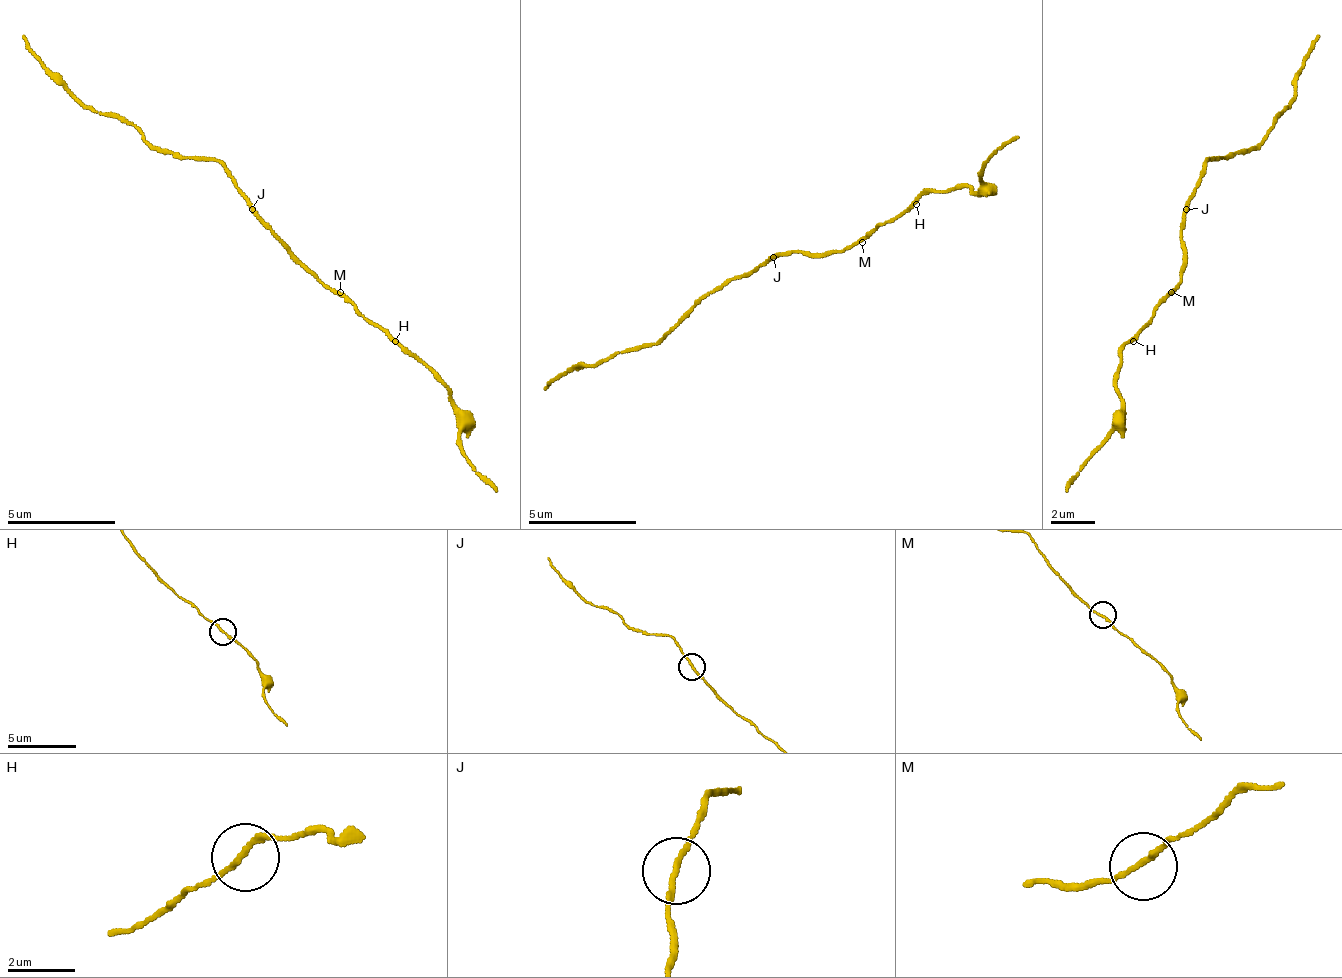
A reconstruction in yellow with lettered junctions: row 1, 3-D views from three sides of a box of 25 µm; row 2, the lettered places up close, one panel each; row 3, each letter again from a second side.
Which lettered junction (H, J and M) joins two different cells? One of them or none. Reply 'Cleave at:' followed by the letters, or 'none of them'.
Cleave at: none of them

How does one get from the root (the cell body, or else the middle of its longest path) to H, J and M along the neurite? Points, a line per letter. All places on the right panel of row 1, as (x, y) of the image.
H: (1182, 243), (1182, 281), (1155, 308), (1144, 330), (1133, 341)
J: (1182, 243), (1182, 216), (1188, 210)
M: (1182, 243), (1182, 281), (1171, 292)

